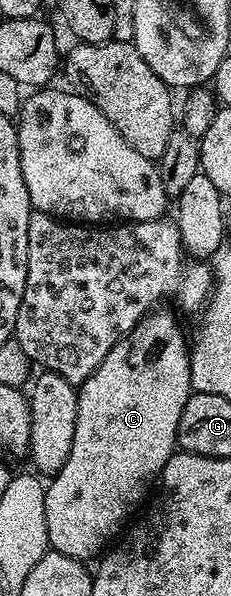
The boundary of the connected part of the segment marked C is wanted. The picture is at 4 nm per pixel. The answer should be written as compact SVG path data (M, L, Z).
M155 308L147 313L146 316L141 317L136 323L136 327L132 327L132 331L128 331L114 344L112 351L108 351L108 355L104 355L104 363L100 363L100 367L96 367L96 371L92 371L92 375L88 375L88 379L78 389L76 435L72 439L72 451L68 451L68 459L64 463L64 467L60 467L60 471L53 474L51 481L54 482L49 482L46 485L48 539L50 540L50 549L55 553L63 553L81 562L85 562L87 560L86 557L95 556L94 558L97 558L119 536L118 528L121 527L122 520L141 503L142 496L150 489L150 484L152 484L152 489L155 482L159 480L164 463L168 463L170 456L176 452L180 415L184 411L184 403L188 403L192 392L190 385L191 350L188 348L188 337L186 339L185 335L182 334L181 323L168 310L162 308Z

